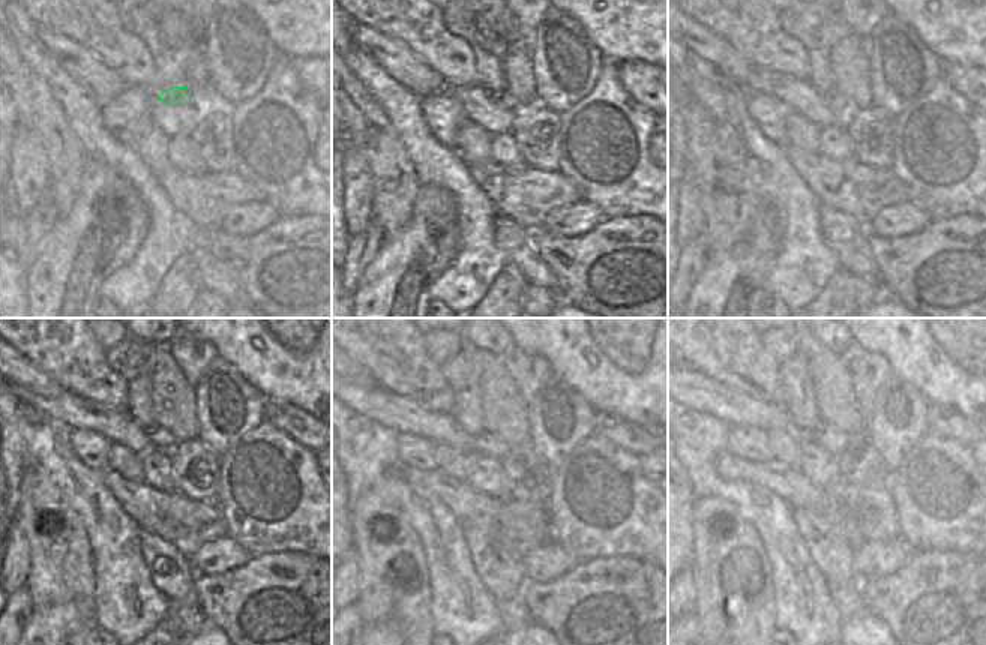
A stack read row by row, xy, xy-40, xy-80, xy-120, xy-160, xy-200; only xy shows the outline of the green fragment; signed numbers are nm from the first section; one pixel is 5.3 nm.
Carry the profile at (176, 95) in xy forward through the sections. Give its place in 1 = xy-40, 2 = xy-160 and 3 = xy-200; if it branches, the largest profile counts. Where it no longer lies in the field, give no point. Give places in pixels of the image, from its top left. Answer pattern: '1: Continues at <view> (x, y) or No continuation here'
1: Continues at xy-40 (503, 101)
2: Continues at xy-160 (486, 441)
3: Continues at xy-200 (833, 441).

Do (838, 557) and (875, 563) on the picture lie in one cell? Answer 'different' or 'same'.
different

